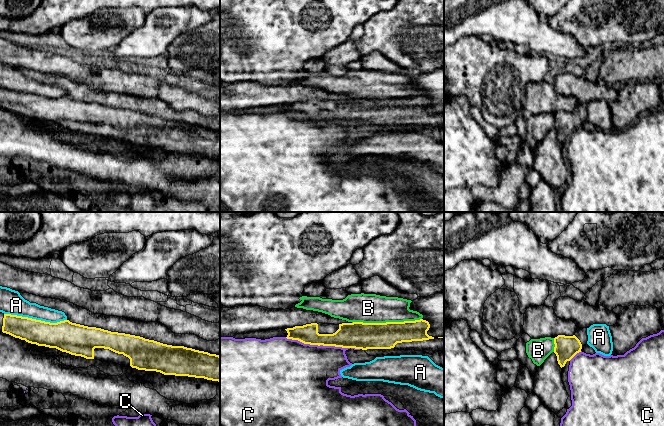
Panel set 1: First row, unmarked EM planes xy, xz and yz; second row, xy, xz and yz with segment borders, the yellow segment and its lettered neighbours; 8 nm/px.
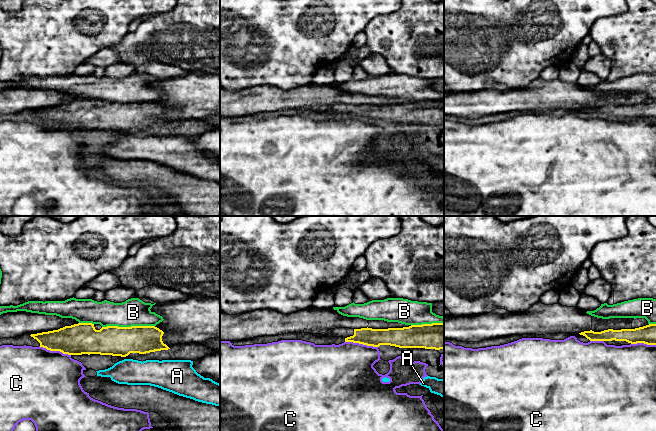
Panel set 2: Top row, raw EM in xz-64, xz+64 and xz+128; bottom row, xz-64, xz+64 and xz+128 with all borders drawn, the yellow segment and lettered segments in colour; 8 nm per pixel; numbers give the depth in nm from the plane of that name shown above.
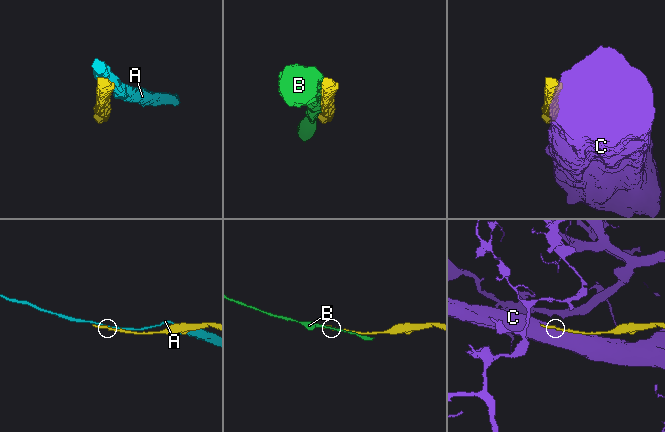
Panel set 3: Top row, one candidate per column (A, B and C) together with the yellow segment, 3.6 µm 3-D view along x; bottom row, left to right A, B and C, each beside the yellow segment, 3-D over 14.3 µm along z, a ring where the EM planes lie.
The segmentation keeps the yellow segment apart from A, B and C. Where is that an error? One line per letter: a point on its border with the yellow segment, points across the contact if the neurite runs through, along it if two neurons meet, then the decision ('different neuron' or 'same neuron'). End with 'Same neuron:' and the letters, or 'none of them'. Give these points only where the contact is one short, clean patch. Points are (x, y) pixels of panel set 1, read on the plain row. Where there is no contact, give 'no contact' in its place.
A: meets yellow in xy at (35, 95); different neuron
B: meets yellow in xz at (386, 98); different neuron
C: meets yellow in xz at (317, 120); different neuron
Same neuron: none of them

